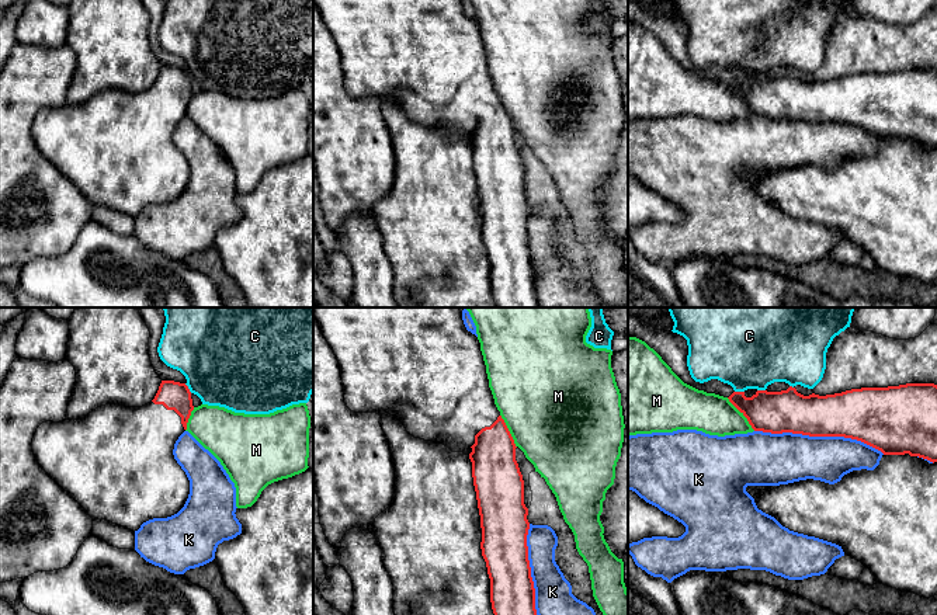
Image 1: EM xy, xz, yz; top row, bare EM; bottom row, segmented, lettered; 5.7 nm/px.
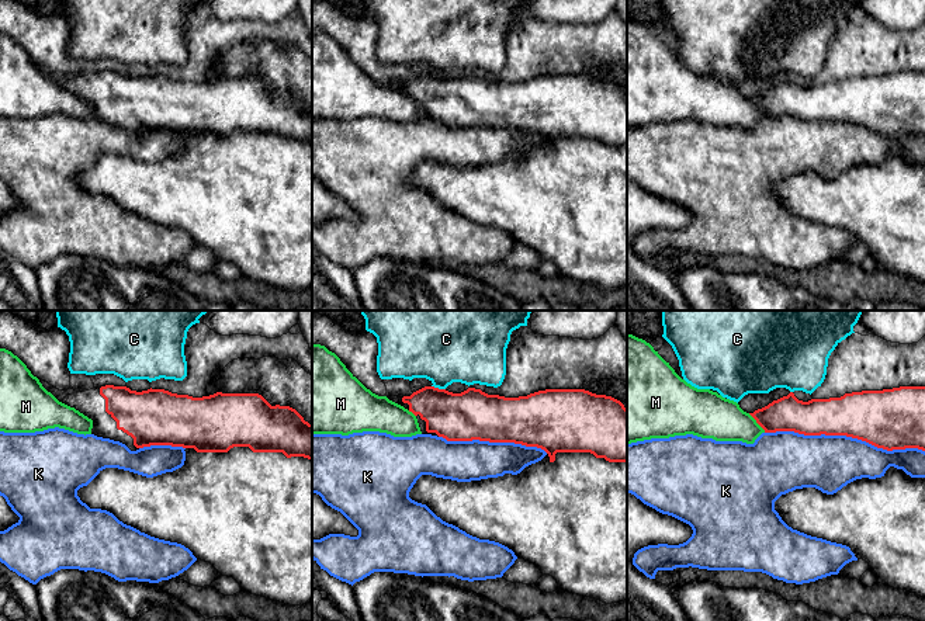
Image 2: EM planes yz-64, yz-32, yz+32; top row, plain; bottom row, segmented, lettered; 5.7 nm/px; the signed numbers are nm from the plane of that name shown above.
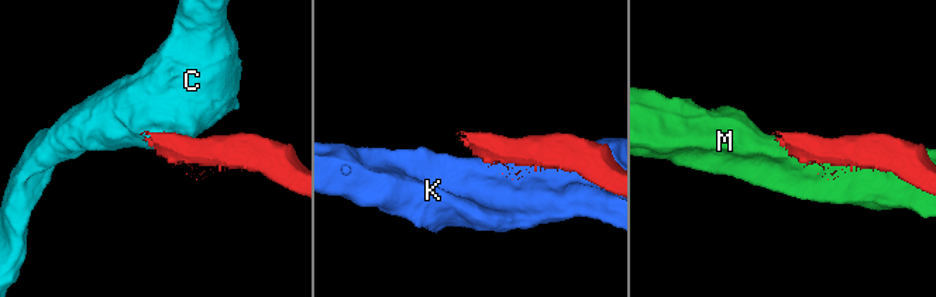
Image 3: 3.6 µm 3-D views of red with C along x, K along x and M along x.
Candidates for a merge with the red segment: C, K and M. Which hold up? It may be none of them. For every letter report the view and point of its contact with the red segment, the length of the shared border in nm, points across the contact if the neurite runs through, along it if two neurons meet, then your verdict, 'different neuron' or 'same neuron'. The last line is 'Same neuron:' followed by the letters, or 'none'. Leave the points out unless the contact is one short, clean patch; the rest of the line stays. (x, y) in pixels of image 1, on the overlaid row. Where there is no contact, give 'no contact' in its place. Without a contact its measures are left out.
C: xy (187, 388) | 70 nm | along xy (184, 384), (191, 392) | different neuron
K: yz (819, 435) | 750 nm | different neuron
M: yz (743, 414) | 260 nm | along yz (726, 398), (755, 430) | different neuron
Same neuron: none

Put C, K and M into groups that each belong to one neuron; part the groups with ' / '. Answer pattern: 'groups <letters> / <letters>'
groups C / K / M

